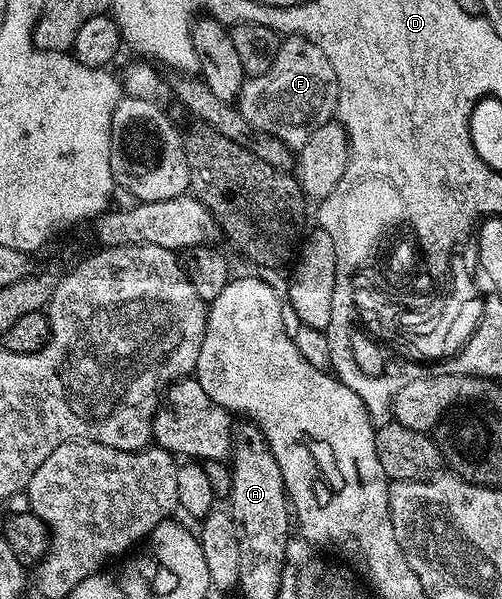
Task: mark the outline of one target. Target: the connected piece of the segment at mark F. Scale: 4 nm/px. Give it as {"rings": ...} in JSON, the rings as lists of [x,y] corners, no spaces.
{"rings":[[[292,34],[280,41],[277,60],[269,72],[244,81],[237,95],[237,109],[252,130],[298,148],[307,143],[313,131],[335,118],[338,91],[337,76],[333,64],[325,60],[325,52],[300,34]]]}

